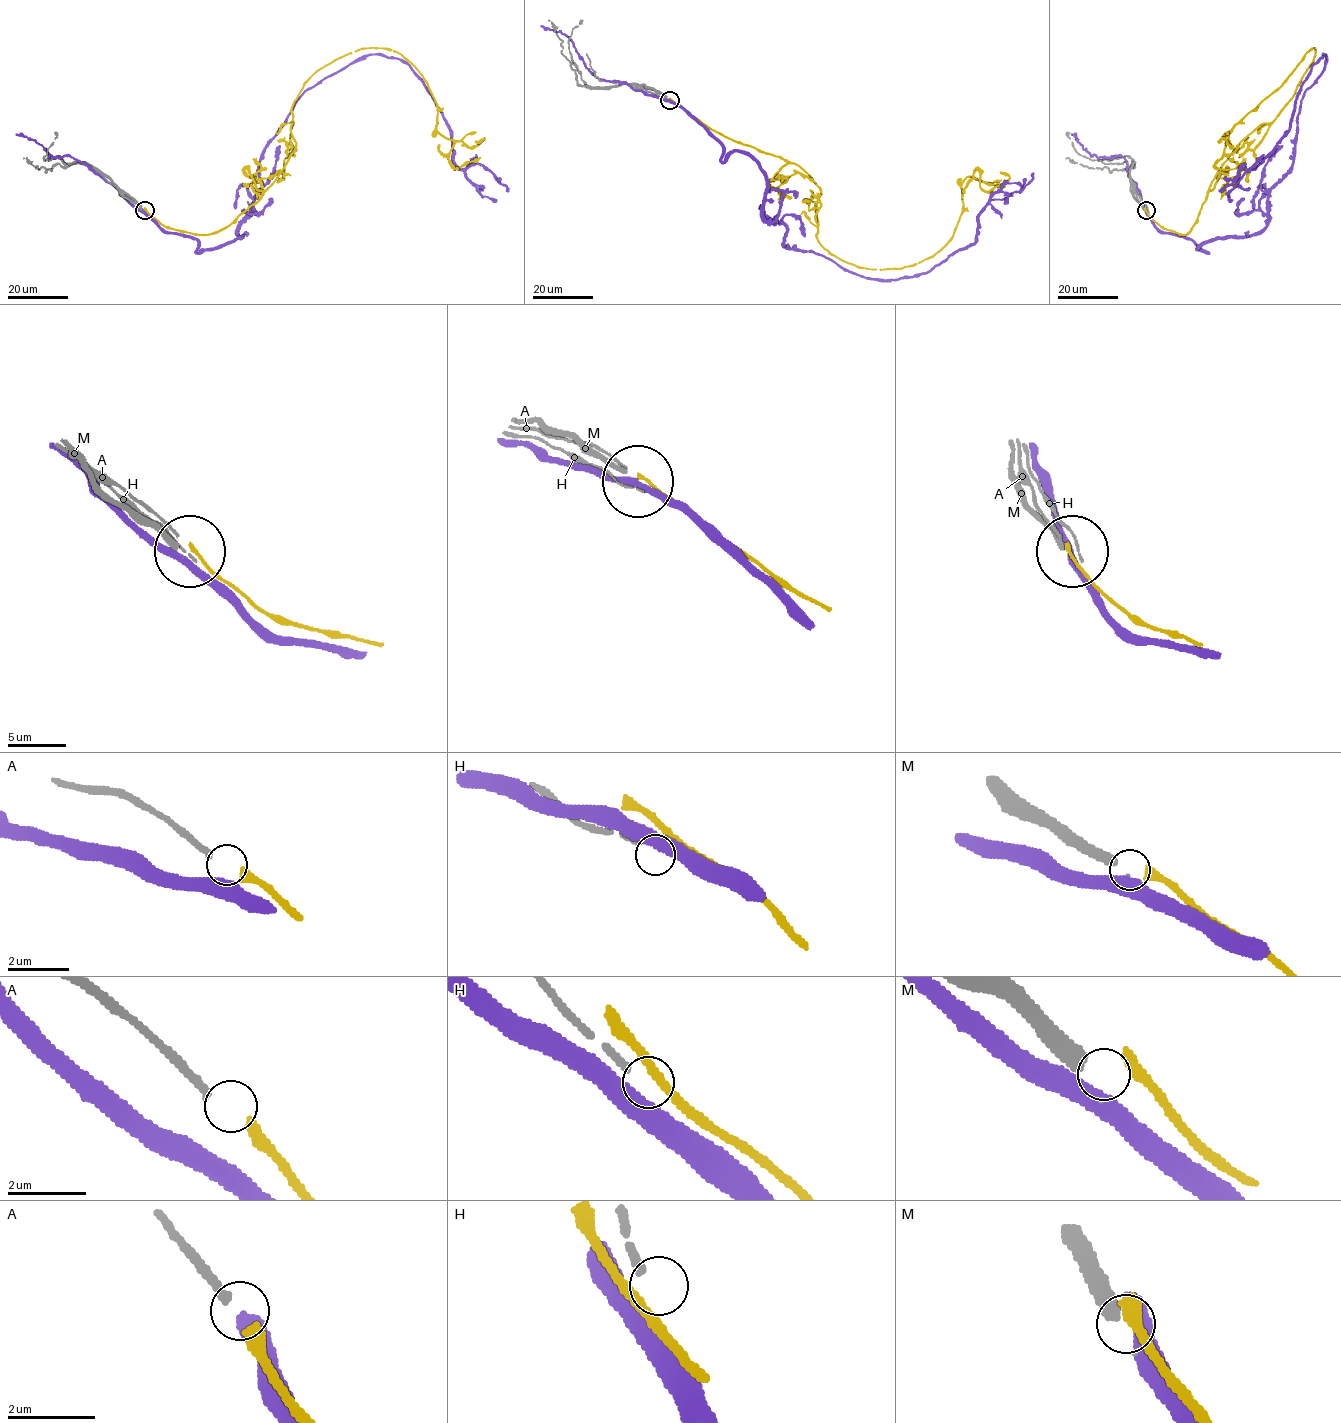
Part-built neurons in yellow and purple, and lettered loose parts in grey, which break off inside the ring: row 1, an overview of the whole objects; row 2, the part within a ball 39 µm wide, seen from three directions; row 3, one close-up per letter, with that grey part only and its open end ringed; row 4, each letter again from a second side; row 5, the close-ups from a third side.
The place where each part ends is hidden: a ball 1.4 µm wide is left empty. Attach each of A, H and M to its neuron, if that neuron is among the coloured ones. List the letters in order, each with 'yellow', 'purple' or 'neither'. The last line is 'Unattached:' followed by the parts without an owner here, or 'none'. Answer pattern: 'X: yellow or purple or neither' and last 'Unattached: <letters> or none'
A: yellow
H: neither
M: neither
Unattached: H, M

